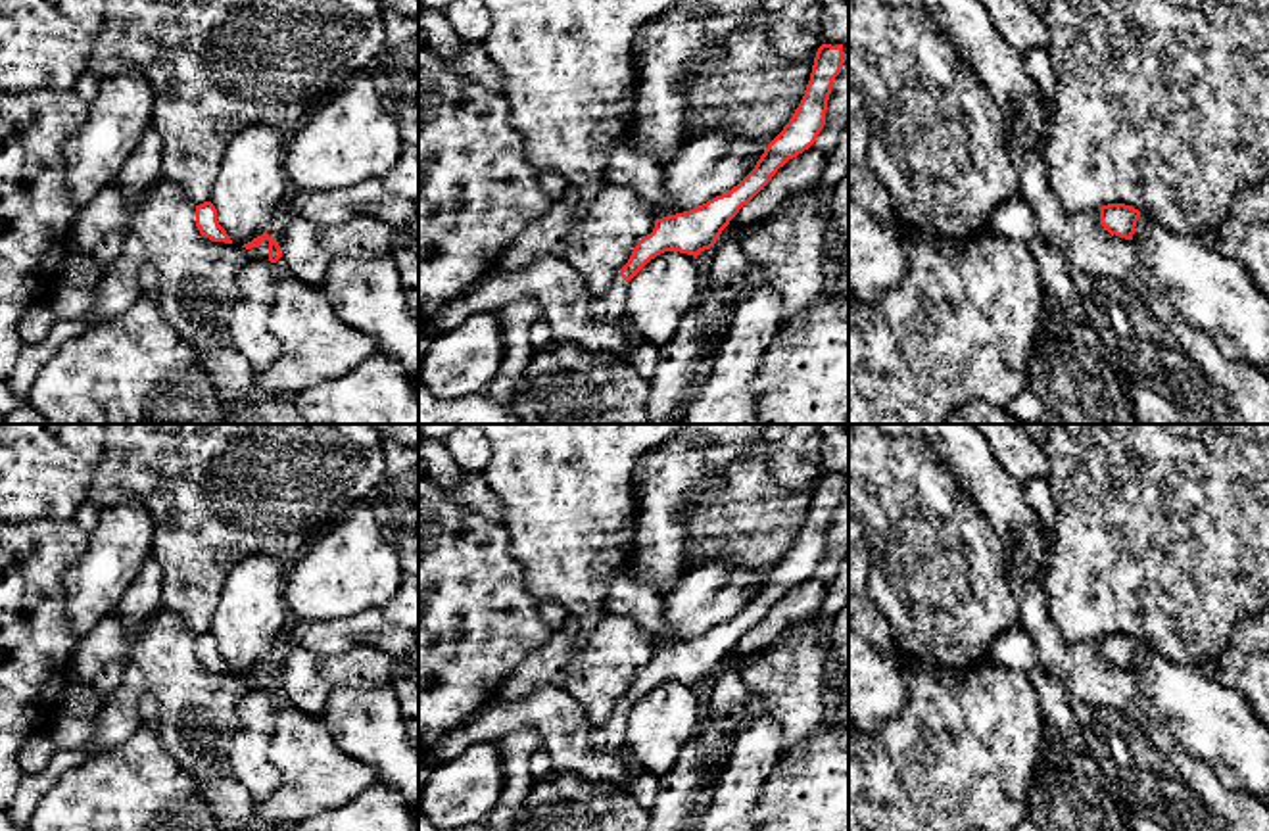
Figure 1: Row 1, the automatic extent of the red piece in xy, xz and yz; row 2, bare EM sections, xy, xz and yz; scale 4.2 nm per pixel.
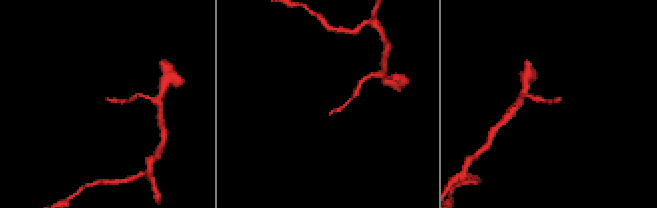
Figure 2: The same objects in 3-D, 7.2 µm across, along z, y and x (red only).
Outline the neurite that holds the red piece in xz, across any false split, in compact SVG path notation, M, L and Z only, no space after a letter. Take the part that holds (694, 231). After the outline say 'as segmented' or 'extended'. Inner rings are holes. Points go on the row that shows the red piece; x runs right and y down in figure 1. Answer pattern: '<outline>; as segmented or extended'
M822 44L818 48L799 107L768 144L754 169L730 192L695 209L657 219L653 232L637 242L607 294L591 297L589 315L595 322L616 324L624 317L630 280L657 255L680 251L697 257L701 251L714 248L730 221L764 190L778 169L816 142L826 125L827 100L843 63L843 44Z; extended

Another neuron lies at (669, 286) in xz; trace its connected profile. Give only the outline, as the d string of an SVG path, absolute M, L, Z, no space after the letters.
M664 251L630 280L624 317L641 342L662 347L697 305L703 288L705 271L697 257Z

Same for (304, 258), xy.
M294 217L276 238L282 267L309 286L323 286L332 255L321 246L317 226L301 217Z

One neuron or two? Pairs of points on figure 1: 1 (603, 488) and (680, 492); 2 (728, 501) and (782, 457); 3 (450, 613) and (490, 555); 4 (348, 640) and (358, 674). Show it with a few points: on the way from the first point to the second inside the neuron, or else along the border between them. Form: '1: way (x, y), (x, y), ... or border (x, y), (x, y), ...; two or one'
1: border (651, 448), (636, 461), (632, 471), (634, 513); two
2: border (724, 469), (759, 457), (780, 486), (811, 484); two
3: way (457, 599), (471, 586), (471, 574), (477, 569); one
4: border (317, 655), (342, 655), (375, 645), (396, 661); two

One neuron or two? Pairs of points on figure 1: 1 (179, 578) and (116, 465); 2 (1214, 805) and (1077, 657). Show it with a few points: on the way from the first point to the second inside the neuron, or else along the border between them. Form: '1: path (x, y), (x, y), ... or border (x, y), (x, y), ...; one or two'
1: path (179, 547), (179, 521), (146, 488); one
2: path (1175, 772), (1110, 709), (1102, 695); one

